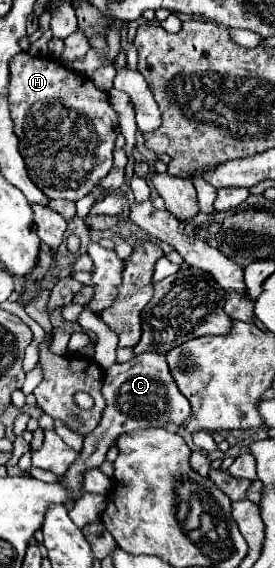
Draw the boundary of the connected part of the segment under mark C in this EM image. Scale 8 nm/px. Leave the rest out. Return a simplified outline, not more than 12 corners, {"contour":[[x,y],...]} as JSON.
{"contour":[[165,355],[105,371],[107,403],[79,461],[61,477],[79,499],[83,473],[111,443],[191,415]]}

